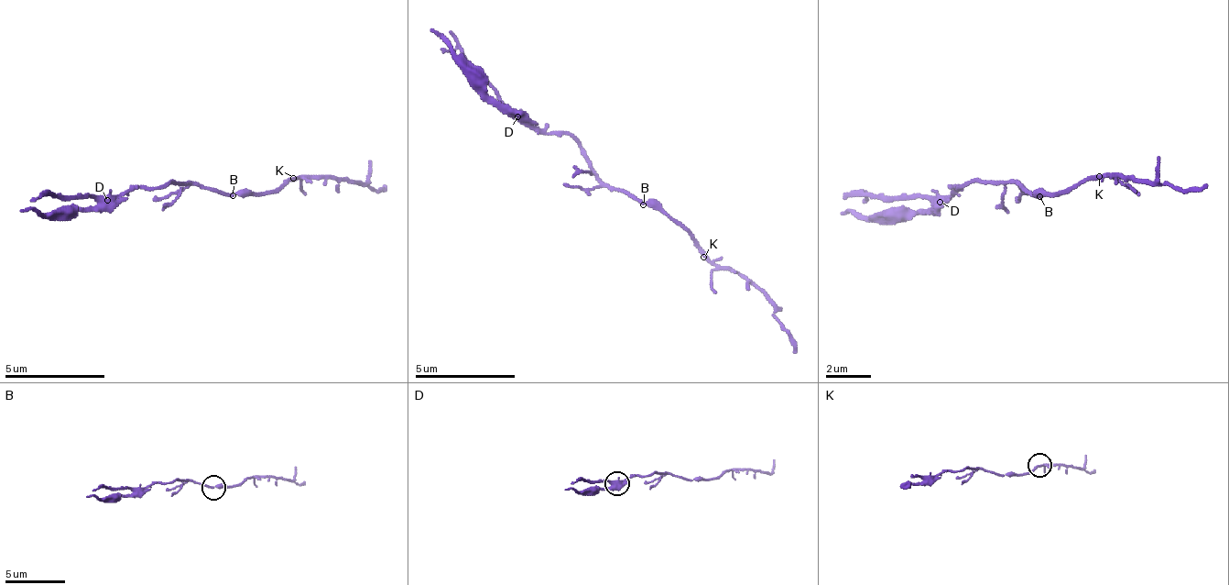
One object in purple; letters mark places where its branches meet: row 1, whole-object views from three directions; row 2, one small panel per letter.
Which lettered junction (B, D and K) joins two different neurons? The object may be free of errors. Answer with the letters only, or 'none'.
D

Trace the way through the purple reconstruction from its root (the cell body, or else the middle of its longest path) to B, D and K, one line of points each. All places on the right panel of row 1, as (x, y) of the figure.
B: (1027, 189), (1032, 194), (1038, 194)
D: (1027, 189), (1020, 189), (1015, 183), (963, 183), (941, 200)
K: (1027, 189), (1032, 194), (1060, 194), (1083, 178), (1100, 178)

